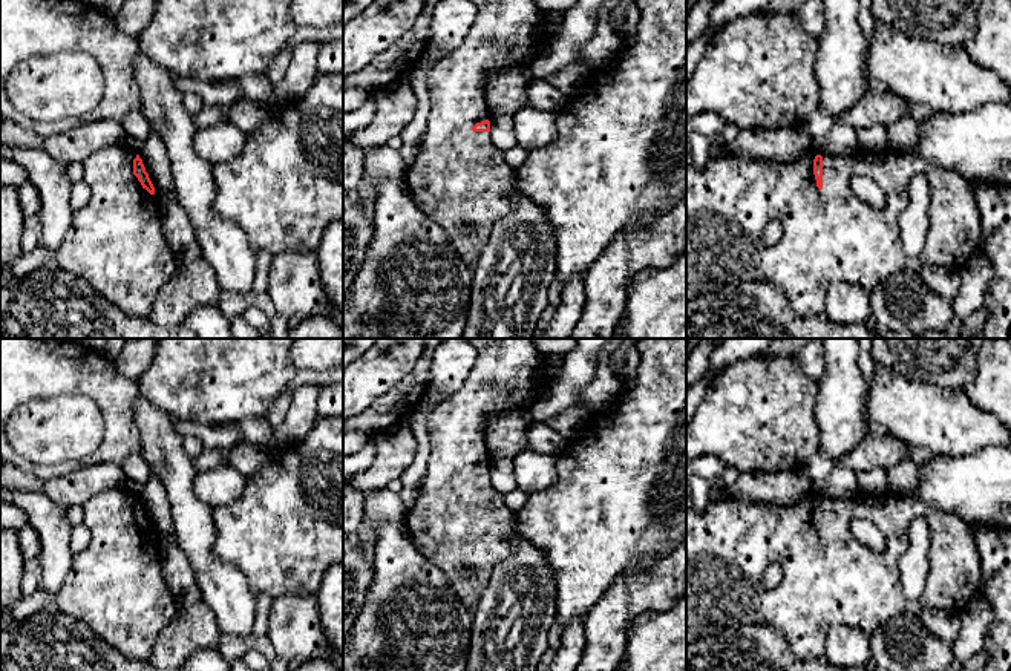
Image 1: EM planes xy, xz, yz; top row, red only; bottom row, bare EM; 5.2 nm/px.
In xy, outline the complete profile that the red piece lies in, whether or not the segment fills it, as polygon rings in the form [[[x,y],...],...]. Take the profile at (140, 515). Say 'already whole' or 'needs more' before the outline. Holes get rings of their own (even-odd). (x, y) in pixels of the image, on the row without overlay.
needs more; [[[129,486],[100,492],[83,506],[89,545],[72,564],[55,597],[57,611],[86,622],[132,660],[147,660],[156,637],[182,610],[165,584],[155,530]]]

